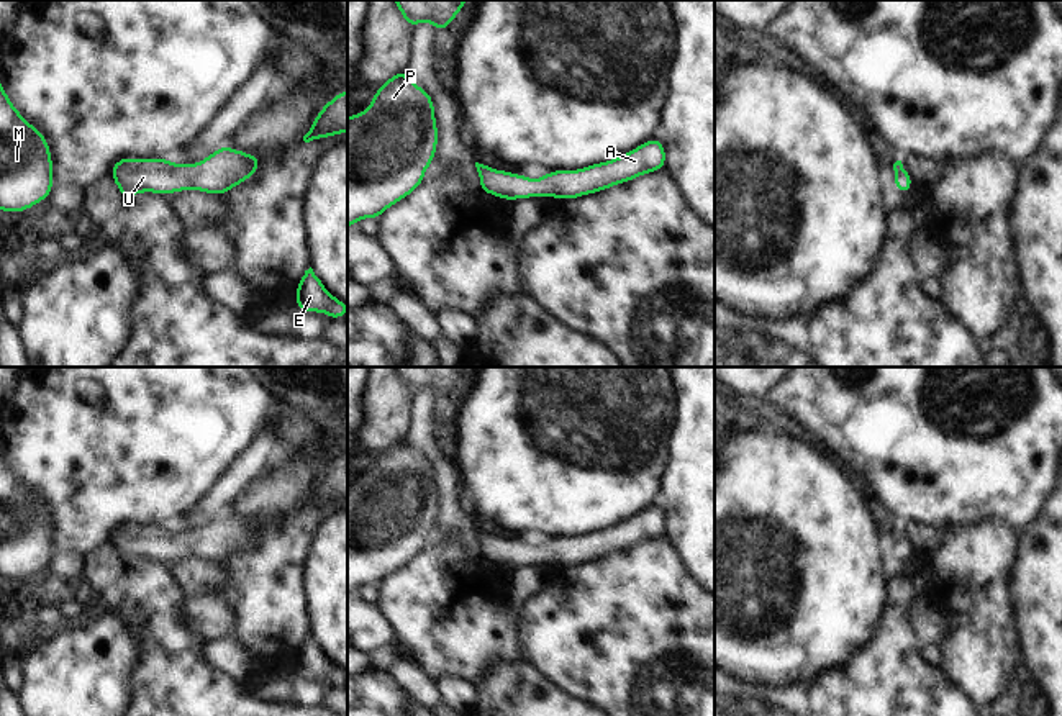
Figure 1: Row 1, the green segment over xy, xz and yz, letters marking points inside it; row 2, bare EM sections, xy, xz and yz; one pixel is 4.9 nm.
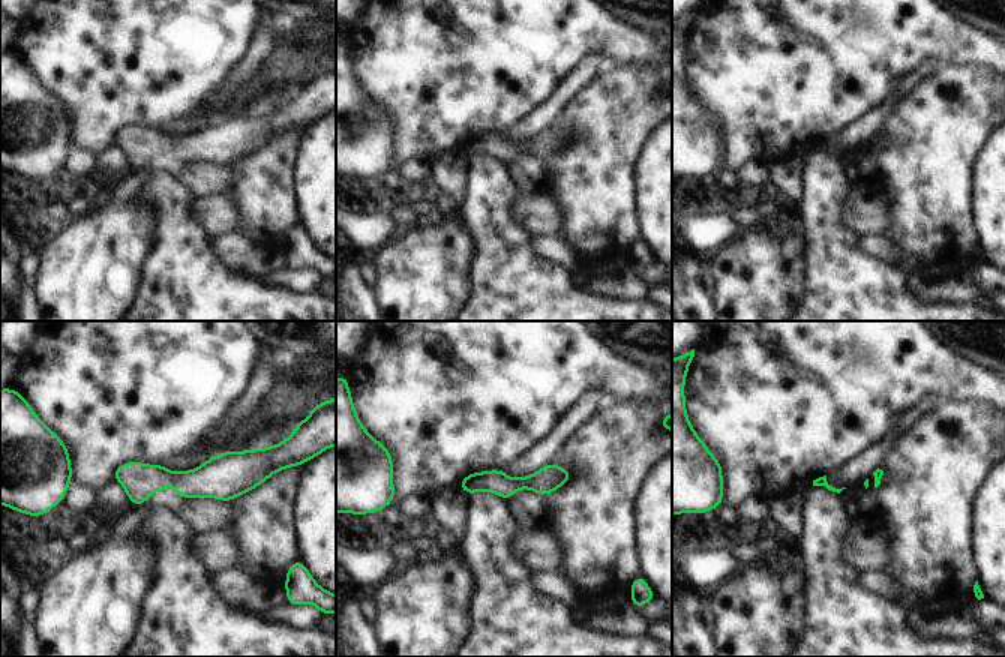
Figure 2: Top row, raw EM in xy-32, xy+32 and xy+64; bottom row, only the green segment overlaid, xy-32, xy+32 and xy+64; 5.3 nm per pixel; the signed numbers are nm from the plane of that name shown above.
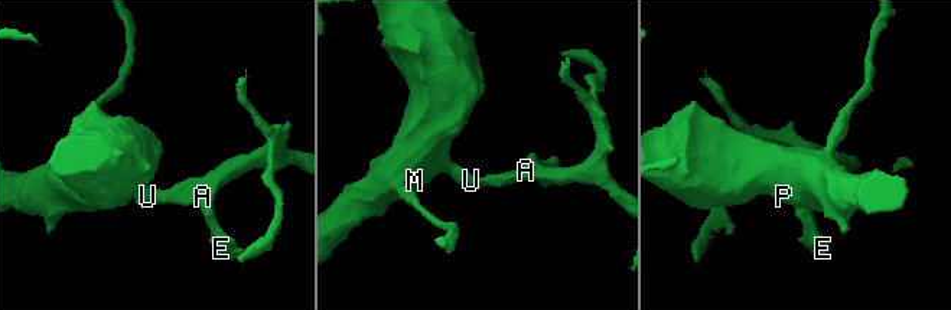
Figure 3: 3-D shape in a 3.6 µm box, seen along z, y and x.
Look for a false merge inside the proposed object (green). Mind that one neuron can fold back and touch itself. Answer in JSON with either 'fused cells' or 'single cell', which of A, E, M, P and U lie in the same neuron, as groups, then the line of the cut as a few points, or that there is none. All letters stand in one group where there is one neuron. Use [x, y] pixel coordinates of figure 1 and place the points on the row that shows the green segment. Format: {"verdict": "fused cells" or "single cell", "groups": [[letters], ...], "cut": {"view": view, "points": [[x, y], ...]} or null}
{"verdict": "single cell", "groups": [["A", "E", "M", "P", "U"]], "cut": null}

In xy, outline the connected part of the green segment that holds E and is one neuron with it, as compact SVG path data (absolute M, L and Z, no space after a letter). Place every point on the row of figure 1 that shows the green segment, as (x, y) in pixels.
M311 267L305 270L297 285L295 303L302 311L321 311L331 319L344 318L347 313L347 305L324 288Z

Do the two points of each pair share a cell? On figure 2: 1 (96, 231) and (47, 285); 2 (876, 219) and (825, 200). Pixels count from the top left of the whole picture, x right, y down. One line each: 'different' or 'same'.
1: same
2: different

